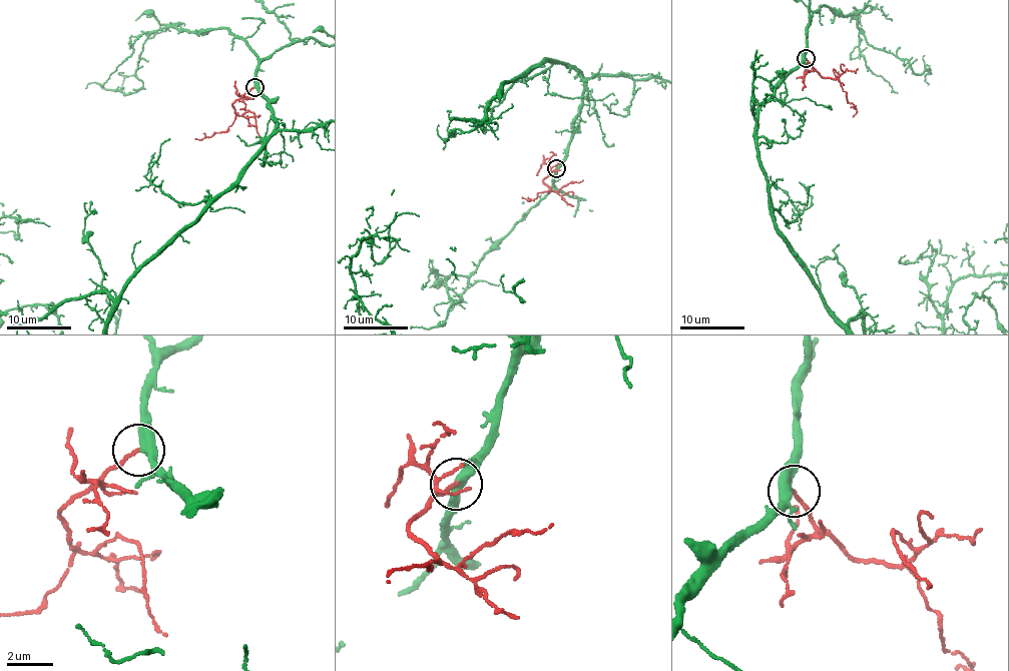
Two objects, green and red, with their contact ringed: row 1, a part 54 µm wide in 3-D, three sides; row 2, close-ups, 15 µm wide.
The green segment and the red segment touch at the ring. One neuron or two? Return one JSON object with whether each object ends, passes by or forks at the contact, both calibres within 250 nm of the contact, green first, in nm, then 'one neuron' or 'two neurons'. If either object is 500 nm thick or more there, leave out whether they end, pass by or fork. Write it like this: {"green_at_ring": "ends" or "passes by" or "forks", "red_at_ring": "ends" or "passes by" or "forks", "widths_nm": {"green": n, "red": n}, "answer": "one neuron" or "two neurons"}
{"green_at_ring": "passes by", "red_at_ring": "ends", "widths_nm": {"green": 440, "red": 140}, "answer": "one neuron"}

